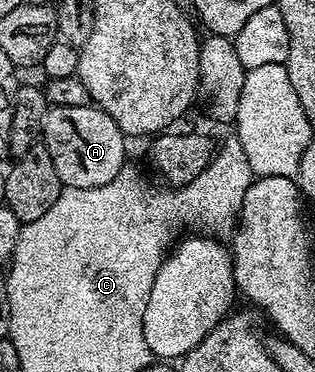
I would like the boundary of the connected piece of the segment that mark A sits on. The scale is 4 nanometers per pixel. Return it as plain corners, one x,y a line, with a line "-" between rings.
50,107
42,122
41,146
46,148
63,188
92,189
108,185
127,166
127,136
99,107

